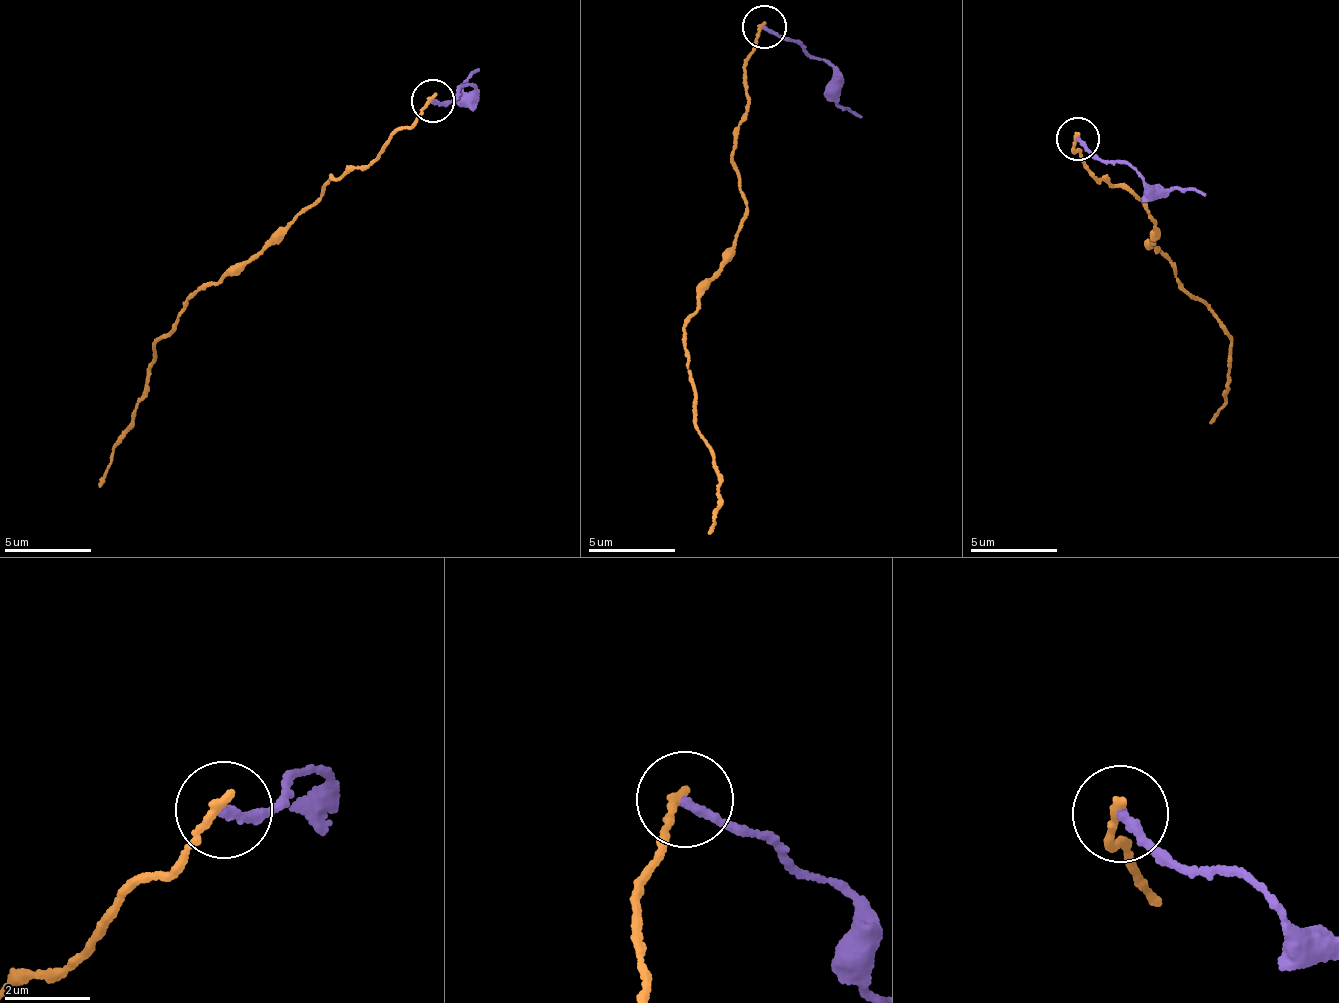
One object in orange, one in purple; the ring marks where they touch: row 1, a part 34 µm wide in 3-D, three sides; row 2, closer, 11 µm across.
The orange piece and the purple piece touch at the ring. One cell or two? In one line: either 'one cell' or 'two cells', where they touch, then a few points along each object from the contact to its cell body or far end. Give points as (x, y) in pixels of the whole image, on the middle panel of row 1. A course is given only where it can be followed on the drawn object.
two cells; at (764, 26); orange runs (764, 26), (732, 154), (749, 206), (684, 333), (696, 427), (723, 503), (707, 533); purple runs (766, 28), (830, 64), (837, 103), (861, 117)

